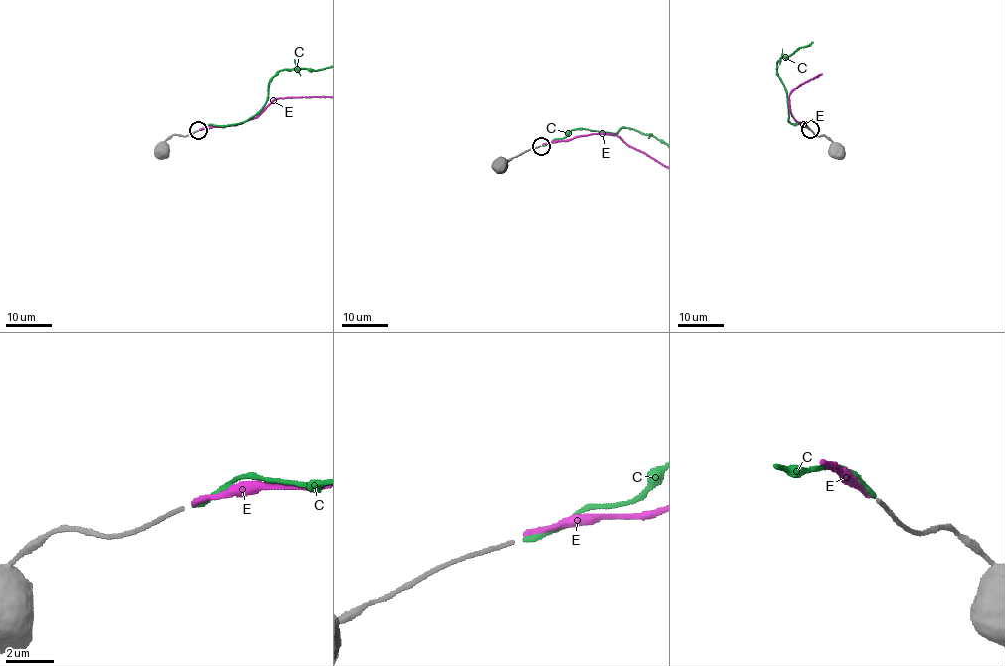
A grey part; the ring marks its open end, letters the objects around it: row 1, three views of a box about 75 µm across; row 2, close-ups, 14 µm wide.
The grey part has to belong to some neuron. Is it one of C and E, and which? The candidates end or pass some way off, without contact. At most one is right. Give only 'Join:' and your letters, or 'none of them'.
Join: C

